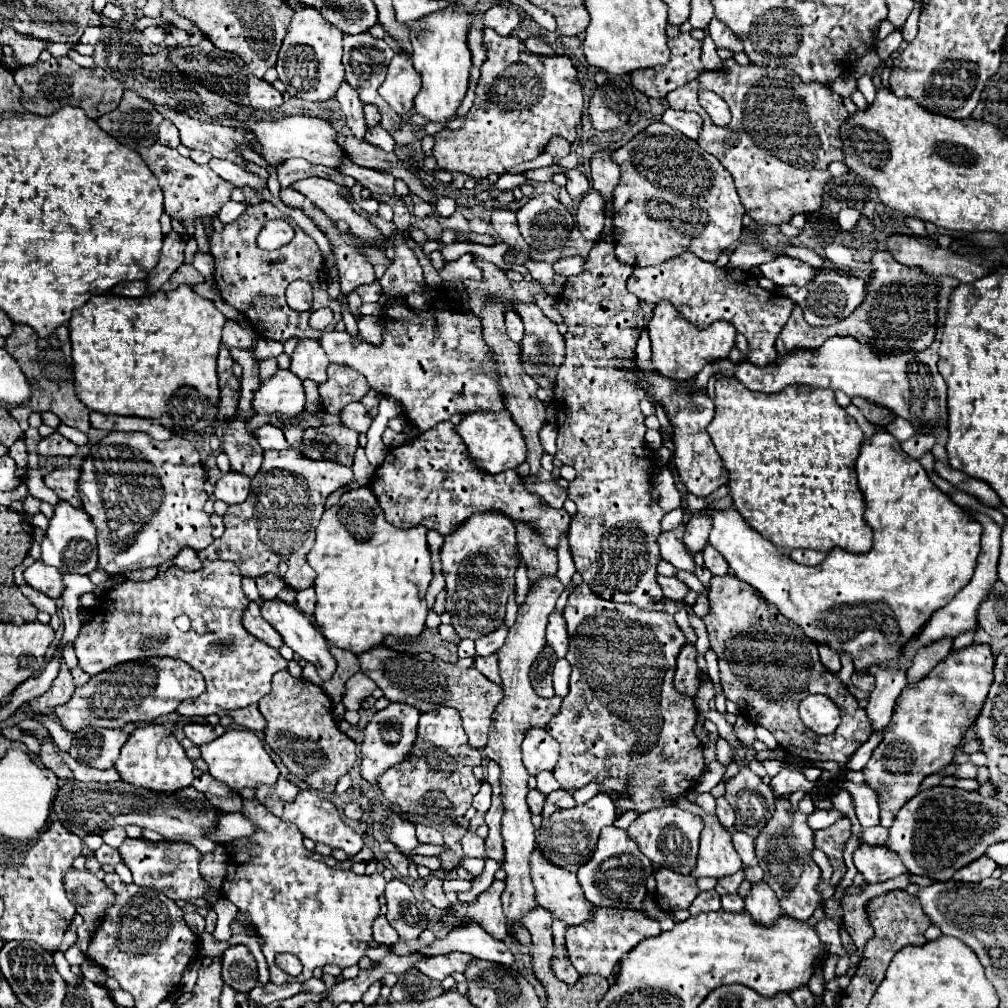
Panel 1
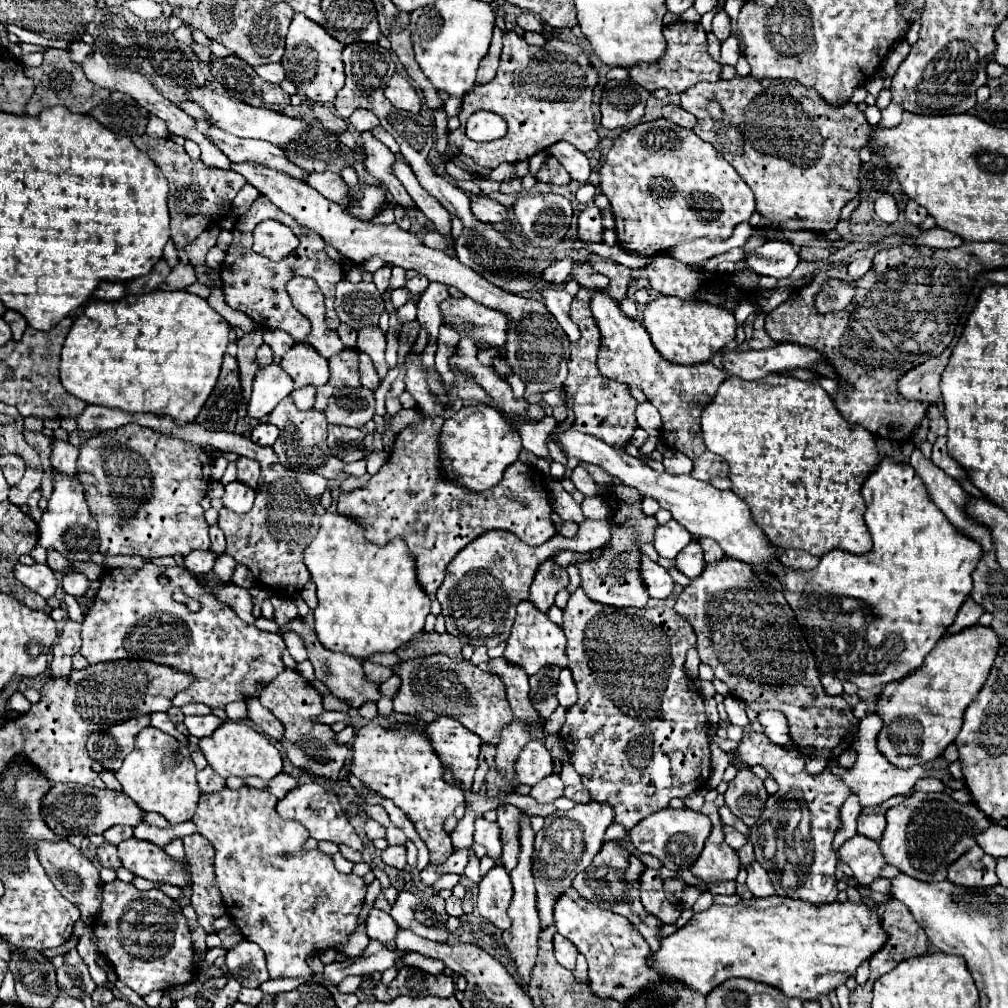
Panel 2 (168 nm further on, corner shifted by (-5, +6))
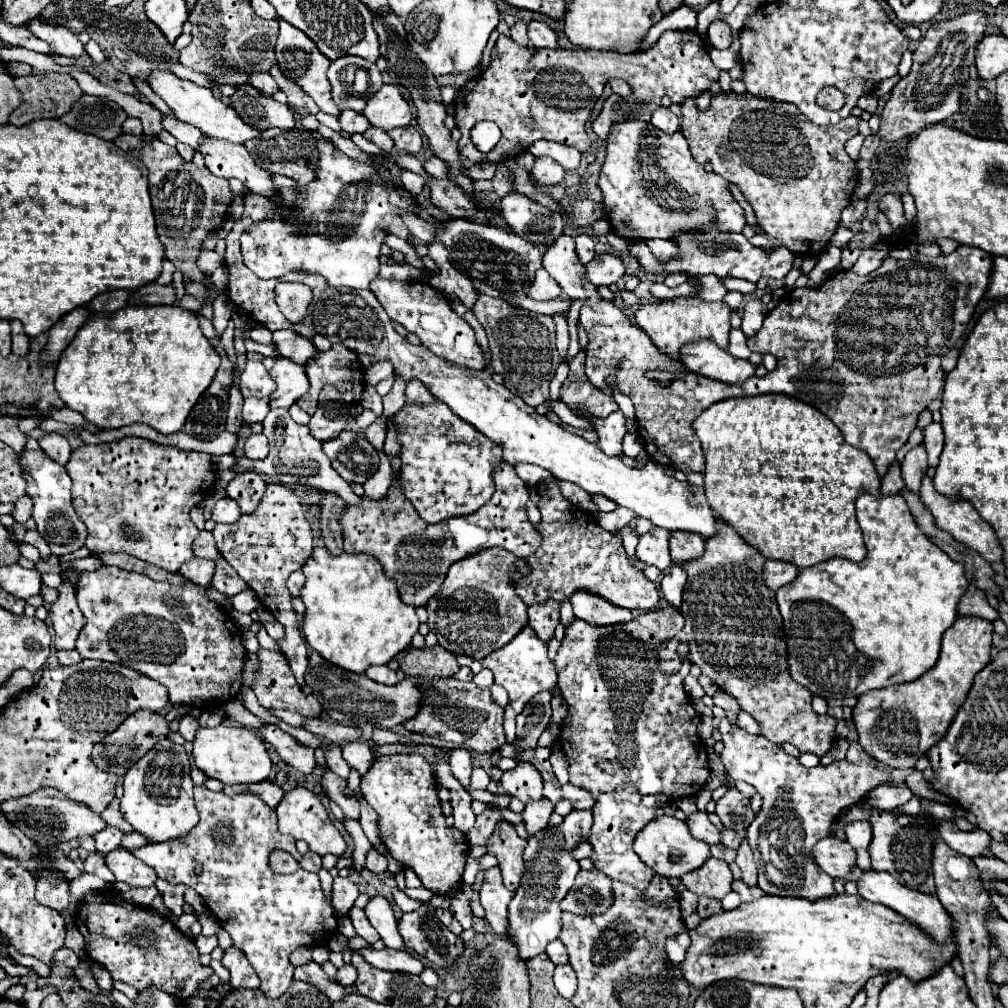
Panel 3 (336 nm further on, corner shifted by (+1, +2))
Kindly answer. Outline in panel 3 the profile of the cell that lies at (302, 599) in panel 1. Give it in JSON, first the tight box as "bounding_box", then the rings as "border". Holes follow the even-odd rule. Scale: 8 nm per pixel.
{"bounding_box":[288,572,304,598],"border":[[[294,572],[290,578],[288,578],[288,590],[294,598],[300,596],[300,590],[304,586],[304,574],[302,572]]]}

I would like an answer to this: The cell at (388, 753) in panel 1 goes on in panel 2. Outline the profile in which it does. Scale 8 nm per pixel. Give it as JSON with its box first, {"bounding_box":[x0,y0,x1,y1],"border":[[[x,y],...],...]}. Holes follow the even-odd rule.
{"bounding_box":[352,724,464,864],"border":[[[366,724],[354,738],[352,754],[352,774],[384,798],[390,798],[408,816],[422,842],[428,846],[430,864],[446,862],[454,846],[444,830],[444,820],[456,806],[464,804],[464,794],[460,788],[452,788],[442,780],[442,762],[436,758],[426,734],[406,728],[384,730],[378,724]]]}

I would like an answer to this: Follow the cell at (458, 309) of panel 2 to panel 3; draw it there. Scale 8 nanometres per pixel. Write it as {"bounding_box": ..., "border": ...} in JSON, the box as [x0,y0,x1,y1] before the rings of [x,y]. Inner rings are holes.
{"bounding_box":[370,280,486,370],"border":[[[374,280],[370,284],[370,290],[378,300],[382,302],[382,308],[388,312],[390,320],[400,322],[408,332],[414,332],[422,344],[434,352],[436,356],[450,360],[454,364],[482,370],[486,364],[486,354],[476,342],[474,330],[466,320],[462,320],[448,304],[448,300],[438,294],[432,286],[424,282],[398,282],[398,280]]]}

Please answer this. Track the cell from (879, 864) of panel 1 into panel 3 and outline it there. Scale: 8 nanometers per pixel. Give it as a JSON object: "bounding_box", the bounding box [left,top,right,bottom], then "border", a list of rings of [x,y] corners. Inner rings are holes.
{"bounding_box":[814,836,856,878],"border":[[[826,836],[814,846],[814,858],[818,866],[832,878],[844,878],[852,874],[856,866],[856,850],[836,836]]]}

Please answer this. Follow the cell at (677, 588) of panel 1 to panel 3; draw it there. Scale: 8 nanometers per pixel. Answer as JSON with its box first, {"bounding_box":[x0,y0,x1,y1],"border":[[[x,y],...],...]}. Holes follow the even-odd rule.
{"bounding_box":[514,480,660,610],"border":[[[558,480],[544,482],[548,490],[538,502],[542,522],[536,526],[542,534],[542,546],[526,558],[526,562],[532,566],[532,574],[514,576],[518,596],[530,606],[534,602],[546,602],[548,598],[560,602],[564,598],[570,598],[574,590],[590,590],[592,594],[598,594],[608,602],[614,602],[616,606],[626,606],[630,610],[656,608],[660,602],[658,586],[648,580],[642,570],[634,568],[628,562],[622,542],[614,534],[602,530],[602,526],[594,522],[592,514],[574,508],[562,496]]]}

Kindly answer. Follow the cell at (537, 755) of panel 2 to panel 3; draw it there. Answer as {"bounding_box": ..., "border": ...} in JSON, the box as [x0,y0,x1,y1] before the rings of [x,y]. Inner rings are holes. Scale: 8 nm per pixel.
{"bounding_box":[500,760,542,804],"border":[[[520,760],[516,768],[504,772],[500,784],[510,796],[520,798],[524,804],[542,798],[542,776],[530,762],[524,760]]]}

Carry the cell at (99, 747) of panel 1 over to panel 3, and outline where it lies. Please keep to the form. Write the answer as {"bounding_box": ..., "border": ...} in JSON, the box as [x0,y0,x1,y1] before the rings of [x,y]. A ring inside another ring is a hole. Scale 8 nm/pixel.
{"bounding_box":[92,710,168,774],"border":[[[138,710],[134,714],[130,714],[120,726],[118,730],[114,730],[112,734],[108,734],[104,738],[104,742],[96,744],[92,750],[92,760],[94,764],[110,774],[126,774],[126,770],[138,760],[142,758],[142,754],[146,754],[146,750],[150,750],[150,746],[154,746],[154,742],[158,738],[164,738],[168,734],[168,724],[164,720],[162,714],[158,712],[146,712],[146,710]]]}

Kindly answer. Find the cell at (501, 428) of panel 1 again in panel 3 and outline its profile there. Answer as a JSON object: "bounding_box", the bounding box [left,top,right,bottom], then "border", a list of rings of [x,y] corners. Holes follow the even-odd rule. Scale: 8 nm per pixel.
{"bounding_box":[396,402,502,522],"border":[[[442,402],[430,406],[406,404],[396,414],[398,440],[402,442],[402,488],[426,522],[476,512],[494,494],[494,468],[502,462],[502,448],[458,418]]]}

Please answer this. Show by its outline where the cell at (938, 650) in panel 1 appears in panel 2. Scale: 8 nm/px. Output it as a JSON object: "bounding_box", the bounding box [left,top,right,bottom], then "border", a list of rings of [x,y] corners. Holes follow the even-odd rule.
{"bounding_box":[948,598,984,634],"border":[[[968,598],[968,600],[962,604],[962,608],[960,608],[956,620],[954,620],[954,624],[948,628],[948,634],[960,632],[960,630],[964,630],[964,628],[976,624],[982,614],[984,614],[984,608],[976,606],[976,602],[972,602],[972,598]]]}

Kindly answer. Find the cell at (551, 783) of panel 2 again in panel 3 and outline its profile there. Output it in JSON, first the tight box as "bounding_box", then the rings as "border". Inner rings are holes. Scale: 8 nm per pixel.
{"bounding_box":[522,798,554,836],"border":[[[540,798],[540,800],[528,802],[524,806],[524,810],[522,810],[522,818],[524,818],[524,824],[526,824],[528,834],[532,836],[538,830],[546,828],[552,812],[554,812],[554,804],[548,798]]]}

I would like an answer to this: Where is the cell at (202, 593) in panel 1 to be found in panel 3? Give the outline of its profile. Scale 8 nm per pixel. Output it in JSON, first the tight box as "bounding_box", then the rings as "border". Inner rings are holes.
{"bounding_box":[76,566,246,710],"border":[[[102,566],[94,572],[80,574],[76,598],[86,618],[76,640],[76,650],[82,658],[124,664],[158,680],[168,688],[172,706],[194,706],[204,710],[210,706],[222,706],[238,696],[242,688],[242,666],[246,660],[242,632],[216,602],[206,598],[206,594],[198,594],[198,590],[190,590],[190,586],[176,588],[166,582],[156,582],[146,574]]]}

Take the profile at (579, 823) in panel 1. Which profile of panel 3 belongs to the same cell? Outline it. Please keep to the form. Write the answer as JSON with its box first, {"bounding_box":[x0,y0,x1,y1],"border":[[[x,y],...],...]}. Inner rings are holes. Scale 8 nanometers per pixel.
{"bounding_box":[510,810,592,960],"border":[[[572,810],[562,824],[550,826],[536,832],[528,838],[524,850],[526,870],[522,874],[520,886],[514,892],[510,902],[510,938],[518,942],[520,954],[524,960],[534,958],[546,950],[546,944],[556,940],[560,934],[560,902],[564,900],[570,886],[574,886],[574,876],[580,870],[578,860],[572,856],[572,850],[588,840],[592,828],[592,814],[588,810]]]}

